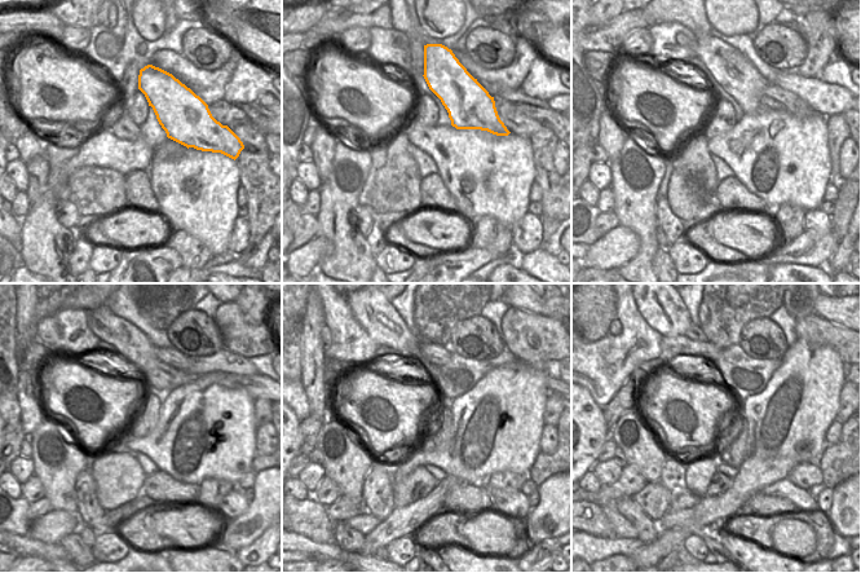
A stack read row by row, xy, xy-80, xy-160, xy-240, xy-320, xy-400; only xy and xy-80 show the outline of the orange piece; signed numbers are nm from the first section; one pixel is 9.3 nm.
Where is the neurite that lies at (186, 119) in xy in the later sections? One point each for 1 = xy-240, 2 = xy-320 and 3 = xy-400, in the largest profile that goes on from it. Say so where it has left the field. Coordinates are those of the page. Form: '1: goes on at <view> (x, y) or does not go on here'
1: goes on at xy-240 (133, 347)
2: goes on at xy-320 (372, 309)
3: goes on at xy-400 (662, 312)

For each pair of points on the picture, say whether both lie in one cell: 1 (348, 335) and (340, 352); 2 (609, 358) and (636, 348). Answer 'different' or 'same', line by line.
1: different
2: different

